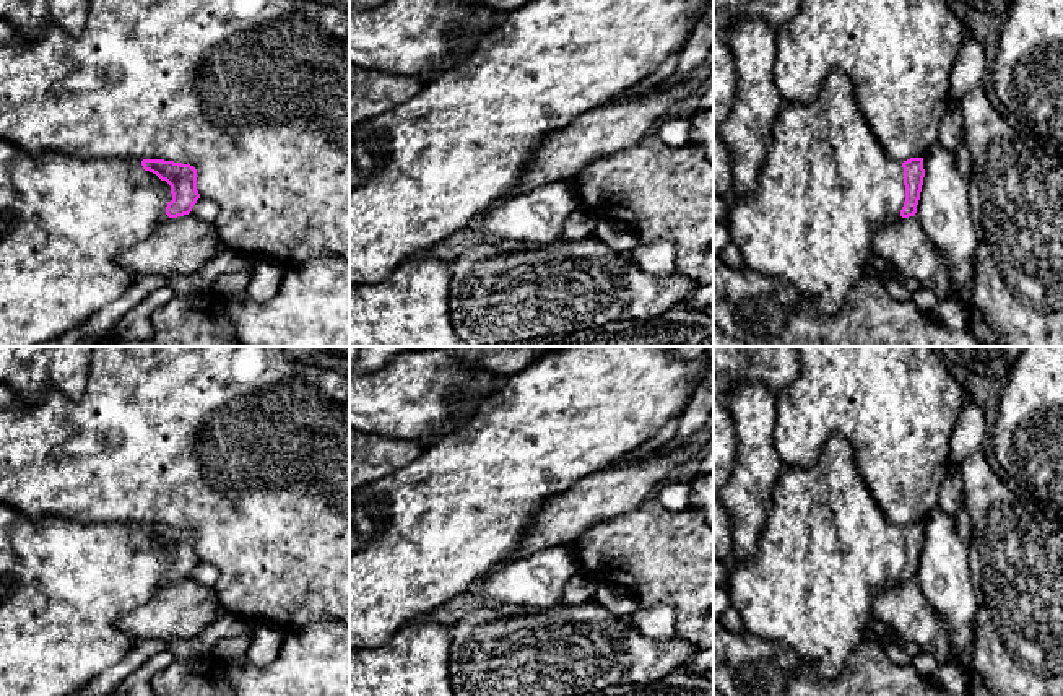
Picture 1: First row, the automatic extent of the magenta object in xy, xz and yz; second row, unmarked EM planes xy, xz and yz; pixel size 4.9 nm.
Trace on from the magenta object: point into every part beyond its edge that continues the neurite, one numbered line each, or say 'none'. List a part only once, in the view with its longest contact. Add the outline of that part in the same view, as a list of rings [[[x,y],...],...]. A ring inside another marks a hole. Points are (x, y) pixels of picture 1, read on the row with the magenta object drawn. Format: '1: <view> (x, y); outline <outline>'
1: xy (64, 220); outline [[[0,140],[0,346],[39,346],[76,328],[137,281],[115,257],[145,241],[163,221],[171,185],[145,171],[143,159],[81,159],[57,151],[31,154]]]

